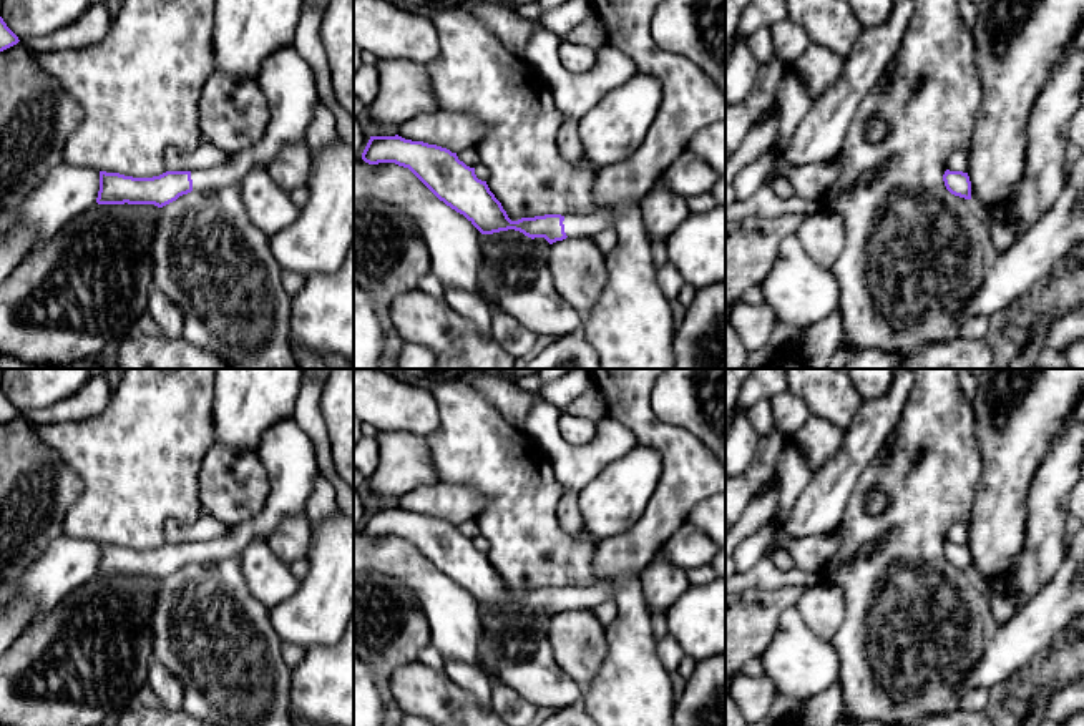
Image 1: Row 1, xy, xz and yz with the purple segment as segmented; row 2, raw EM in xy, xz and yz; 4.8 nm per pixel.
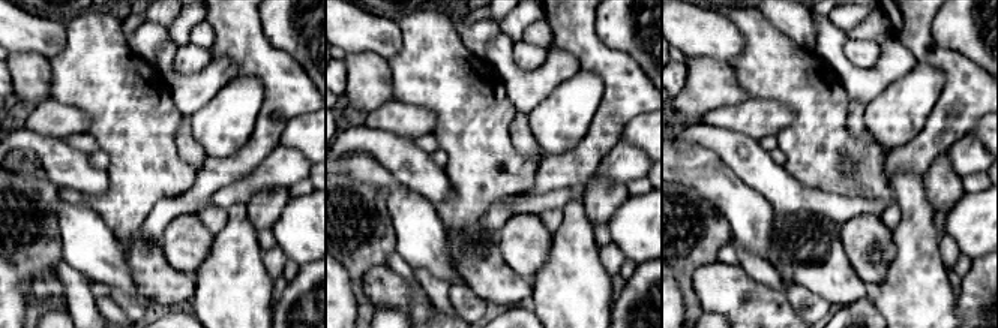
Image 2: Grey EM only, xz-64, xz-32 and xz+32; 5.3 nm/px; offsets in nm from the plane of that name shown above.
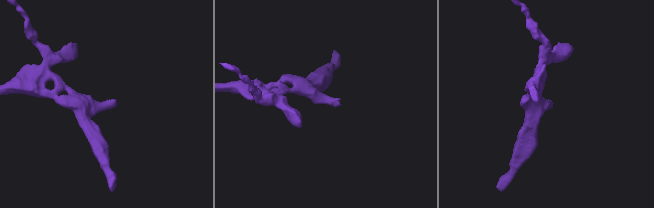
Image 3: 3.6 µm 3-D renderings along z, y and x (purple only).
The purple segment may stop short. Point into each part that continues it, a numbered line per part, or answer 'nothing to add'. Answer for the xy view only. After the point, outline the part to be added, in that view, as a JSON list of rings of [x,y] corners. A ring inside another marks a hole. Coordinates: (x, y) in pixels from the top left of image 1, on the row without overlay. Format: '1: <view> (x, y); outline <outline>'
1: xy (288, 454); outline [[[294,417],[272,425],[257,454],[271,482],[266,505],[249,520],[232,525],[222,538],[191,543],[193,563],[241,557],[252,540],[267,540],[287,517],[305,513],[319,468],[312,440]]]

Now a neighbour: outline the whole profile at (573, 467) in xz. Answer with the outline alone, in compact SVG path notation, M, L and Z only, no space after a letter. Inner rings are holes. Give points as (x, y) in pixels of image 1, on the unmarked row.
M538 392L526 420L526 432L543 447L554 477L564 488L579 492L606 465L626 455L636 444L634 434L623 424L604 415L596 422L596 437L583 447L568 445L559 430L559 410Z

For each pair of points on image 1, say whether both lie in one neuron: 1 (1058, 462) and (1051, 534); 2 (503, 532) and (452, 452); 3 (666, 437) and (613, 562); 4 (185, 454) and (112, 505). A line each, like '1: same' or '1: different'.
1: same
2: same
3: same
4: same

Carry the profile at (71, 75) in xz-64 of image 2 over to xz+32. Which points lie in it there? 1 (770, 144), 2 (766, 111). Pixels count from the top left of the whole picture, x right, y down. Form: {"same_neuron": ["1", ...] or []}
{"same_neuron": []}

